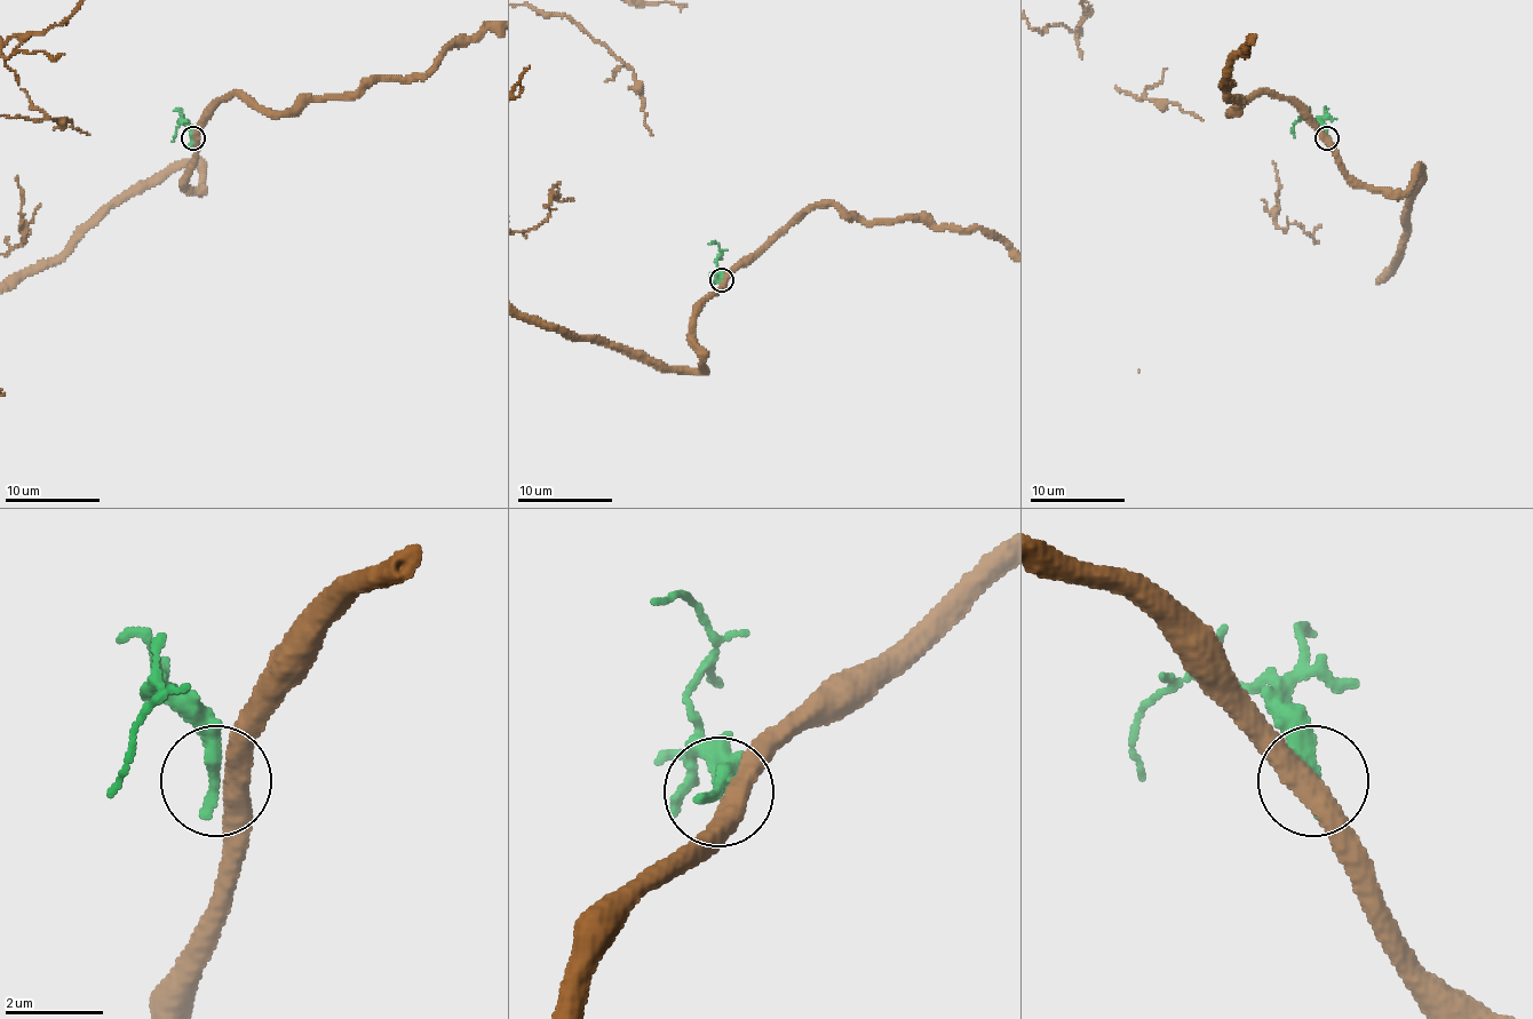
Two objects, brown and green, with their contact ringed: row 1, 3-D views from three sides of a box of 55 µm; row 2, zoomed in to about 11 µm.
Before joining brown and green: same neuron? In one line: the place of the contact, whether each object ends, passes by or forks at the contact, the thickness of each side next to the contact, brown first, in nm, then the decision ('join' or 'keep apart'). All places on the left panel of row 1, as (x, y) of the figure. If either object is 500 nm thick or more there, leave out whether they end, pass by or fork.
at (192, 138); brown passes by; green ends there; 440 nm thick on the brown side, 400 nm on the other; keep apart

